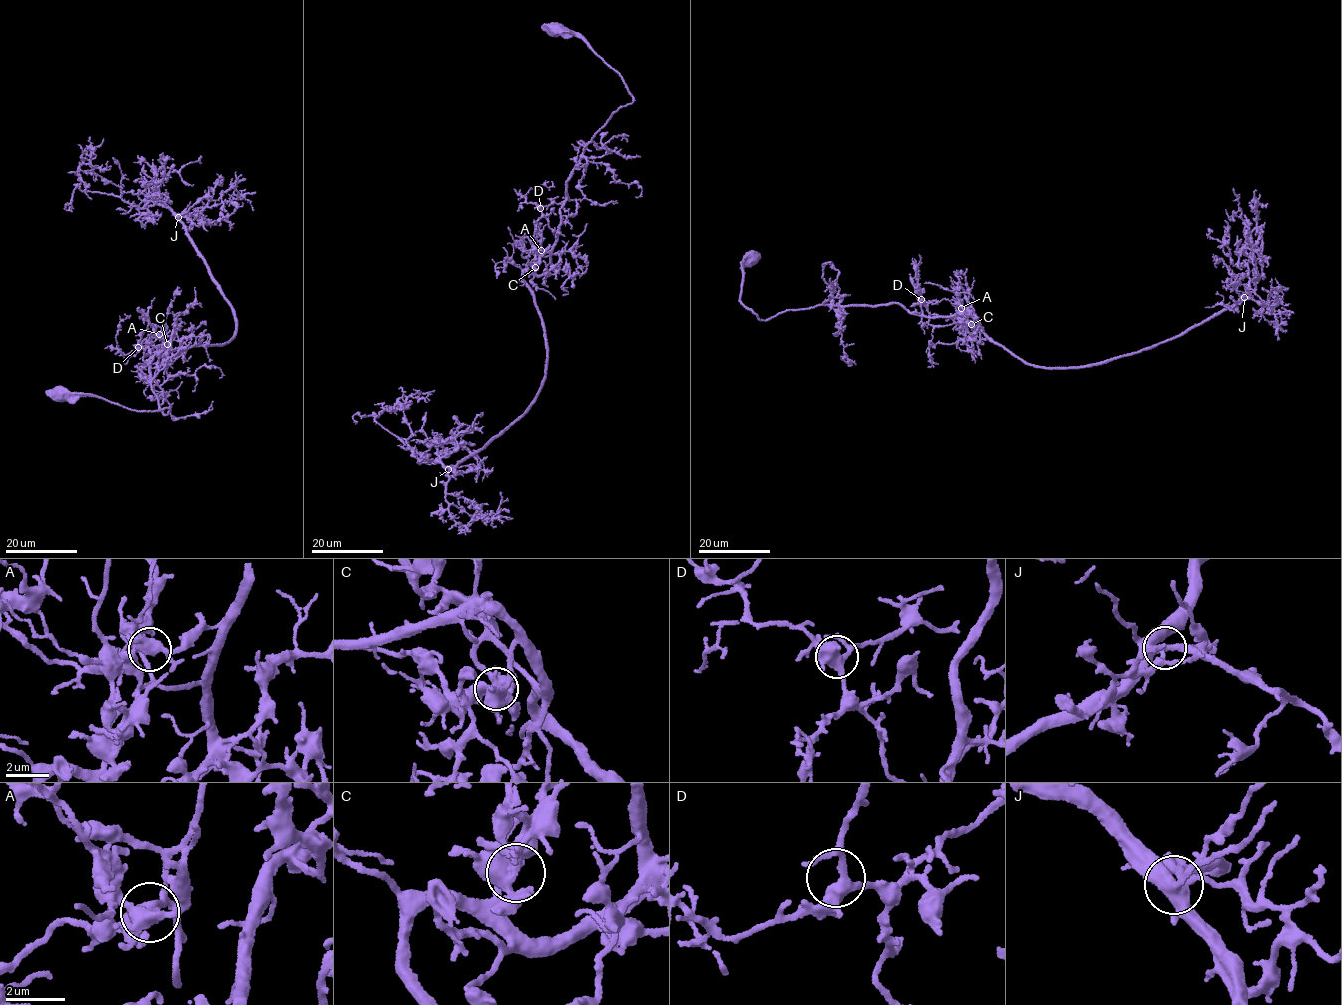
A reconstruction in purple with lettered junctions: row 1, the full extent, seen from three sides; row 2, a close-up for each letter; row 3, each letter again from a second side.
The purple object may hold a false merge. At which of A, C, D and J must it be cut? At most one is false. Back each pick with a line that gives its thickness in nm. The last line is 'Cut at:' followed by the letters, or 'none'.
Cut at: none

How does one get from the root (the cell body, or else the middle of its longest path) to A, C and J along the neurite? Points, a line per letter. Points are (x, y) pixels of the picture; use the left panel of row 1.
A: (61, 391), (166, 414), (150, 363), (171, 349), (176, 329), (170, 341), (159, 334)
C: (61, 391), (137, 411), (169, 409), (166, 414), (149, 381), (150, 363), (171, 349), (176, 328), (167, 344)
J: (61, 391), (166, 414), (150, 363), (171, 349), (174, 329), (161, 349), (235, 336), (235, 316), (178, 217)

